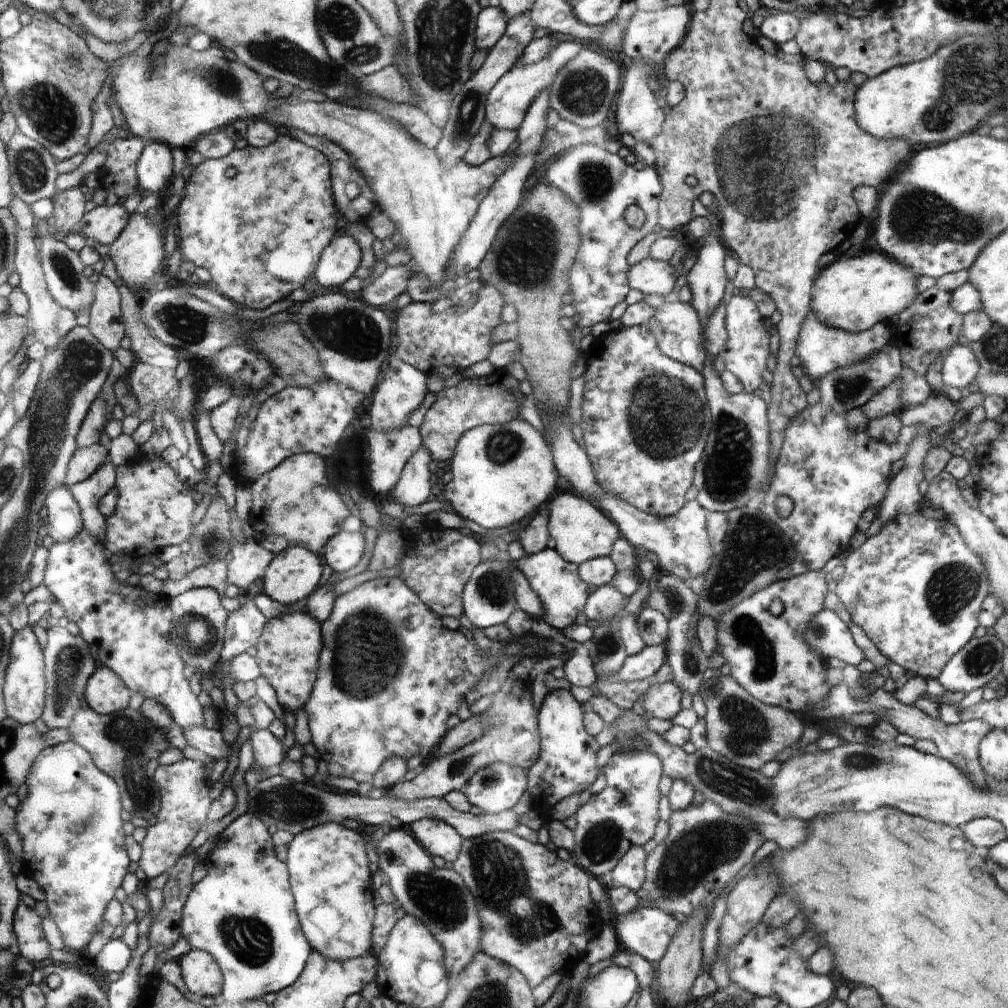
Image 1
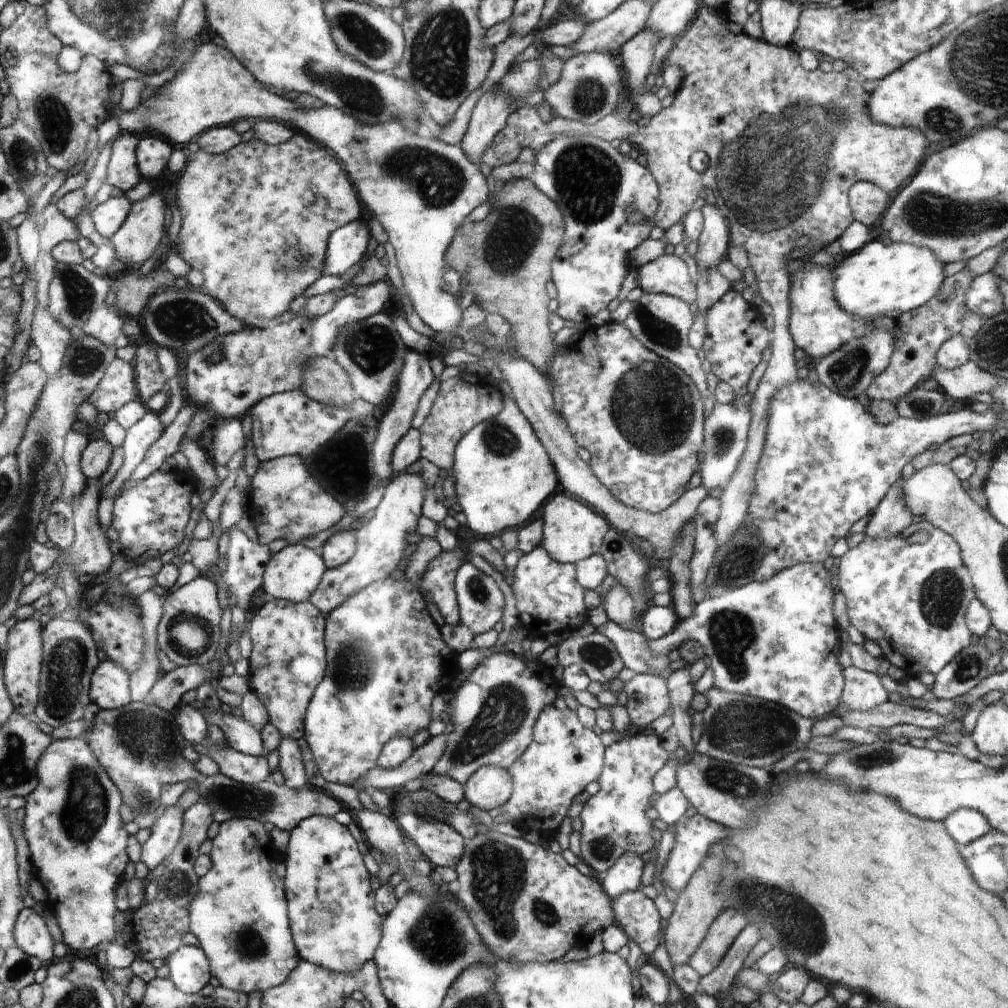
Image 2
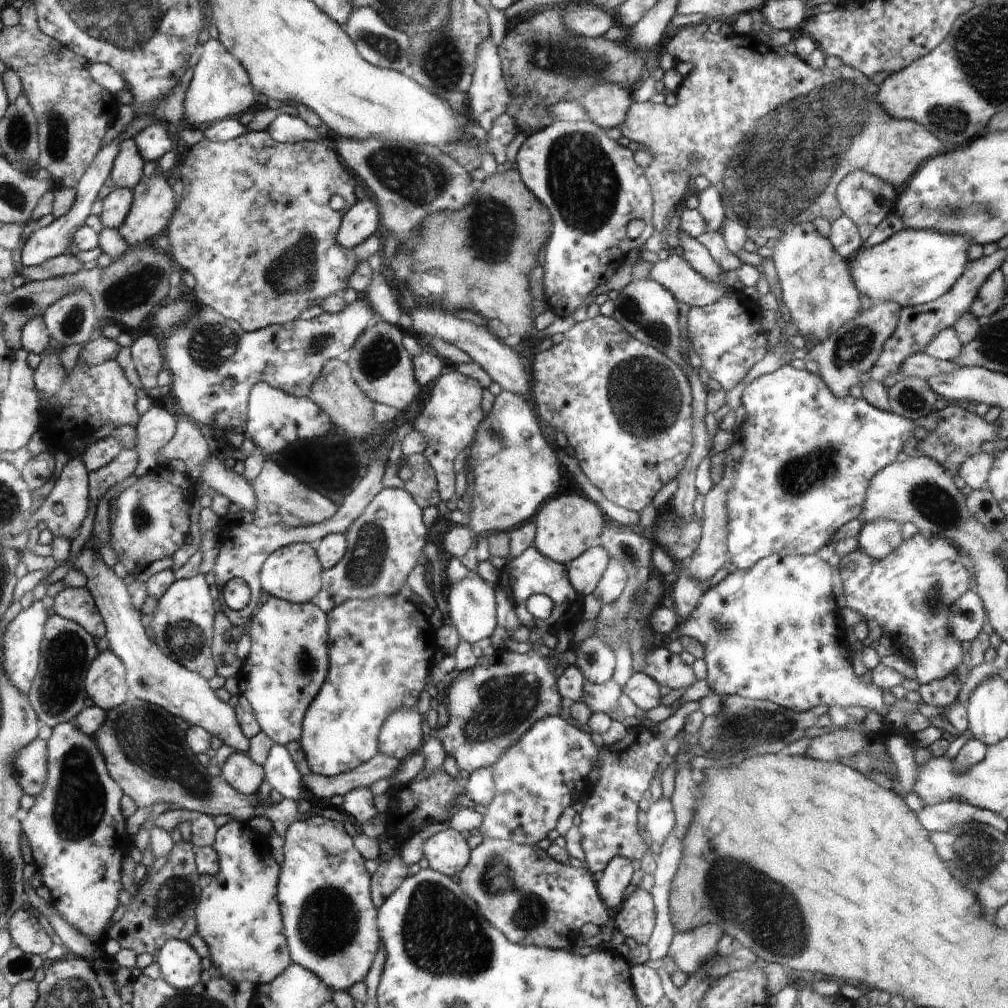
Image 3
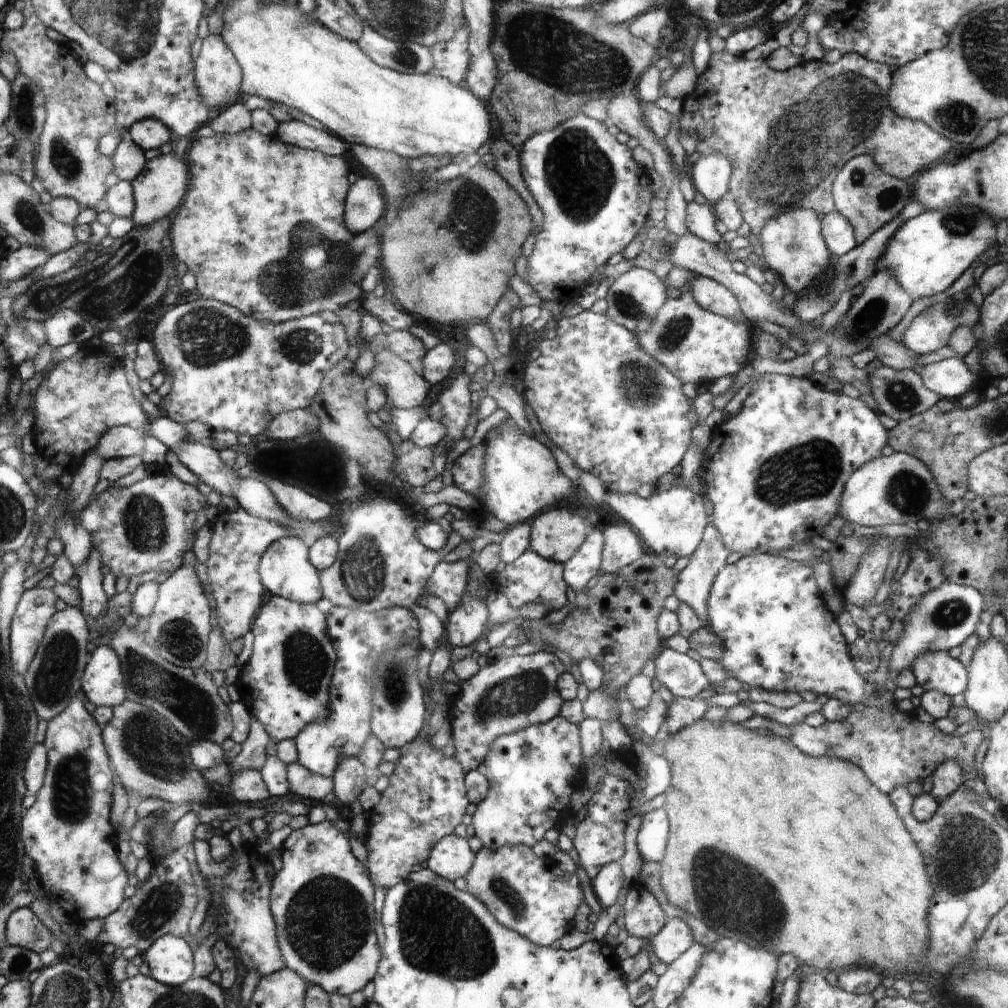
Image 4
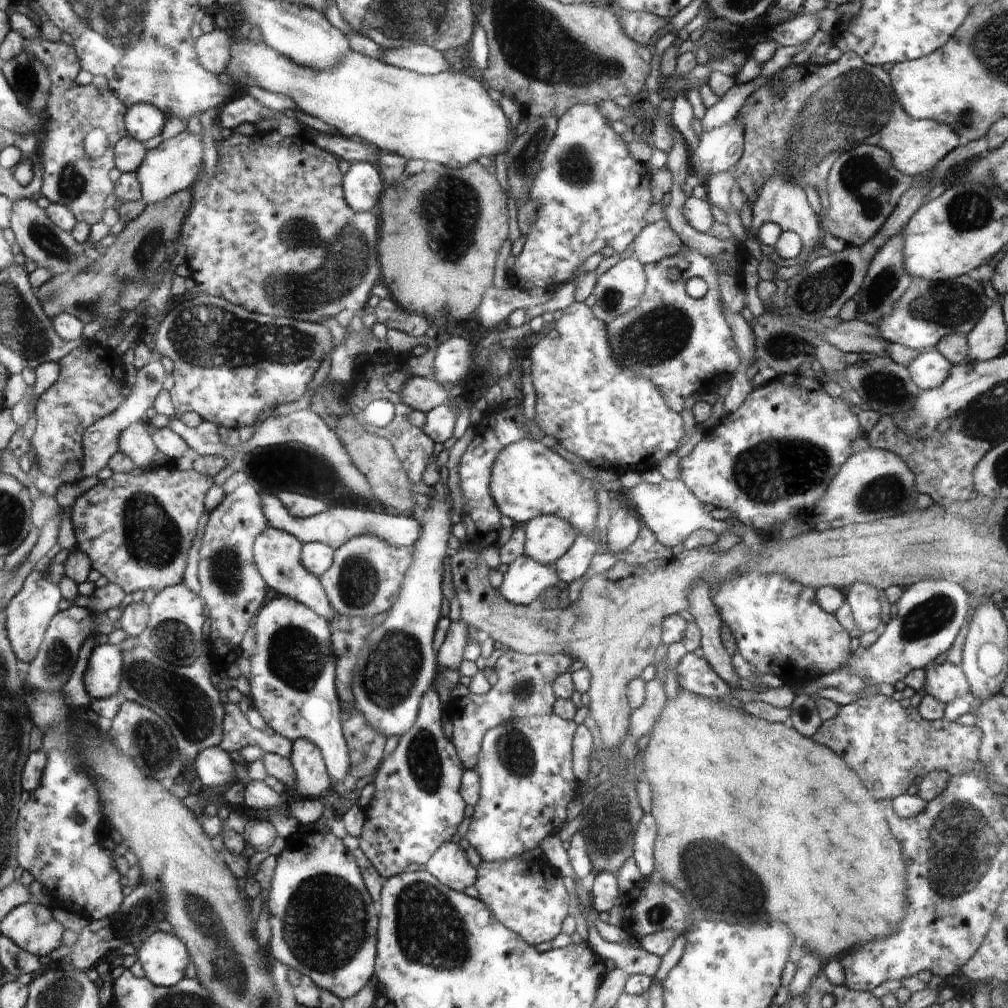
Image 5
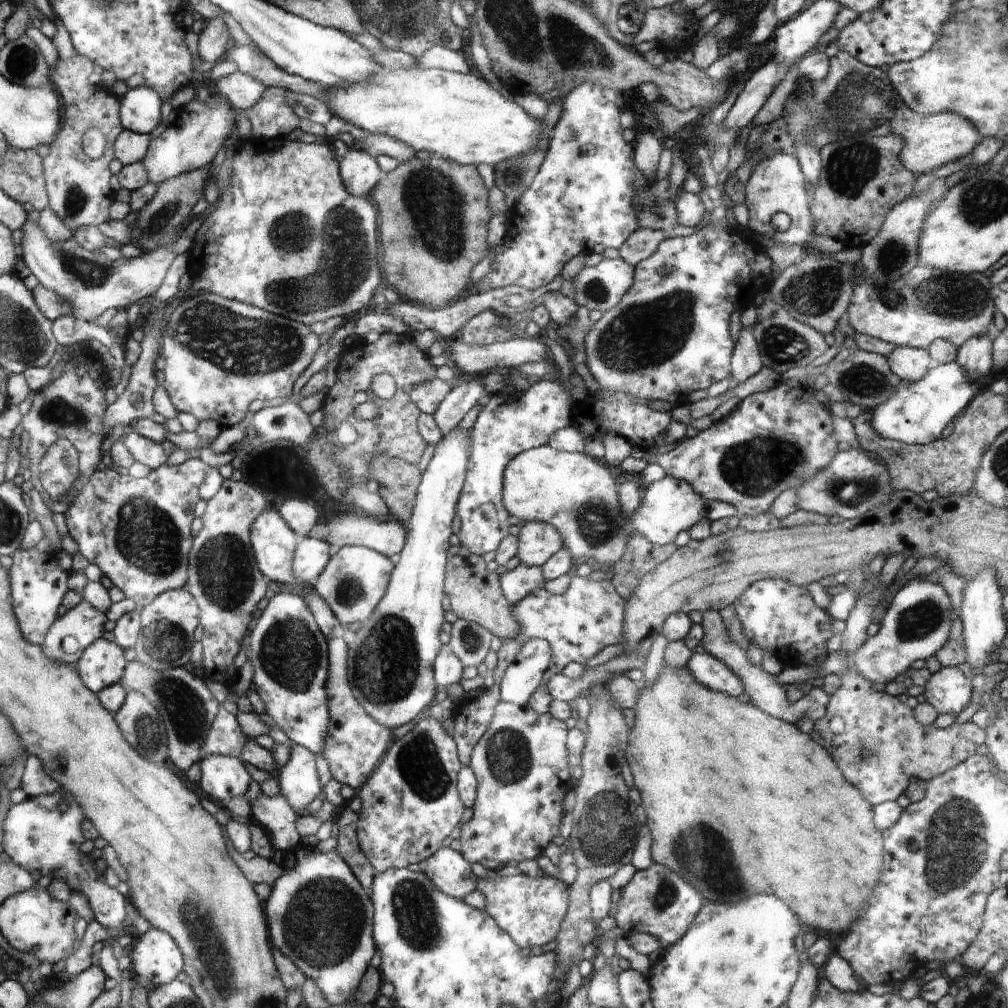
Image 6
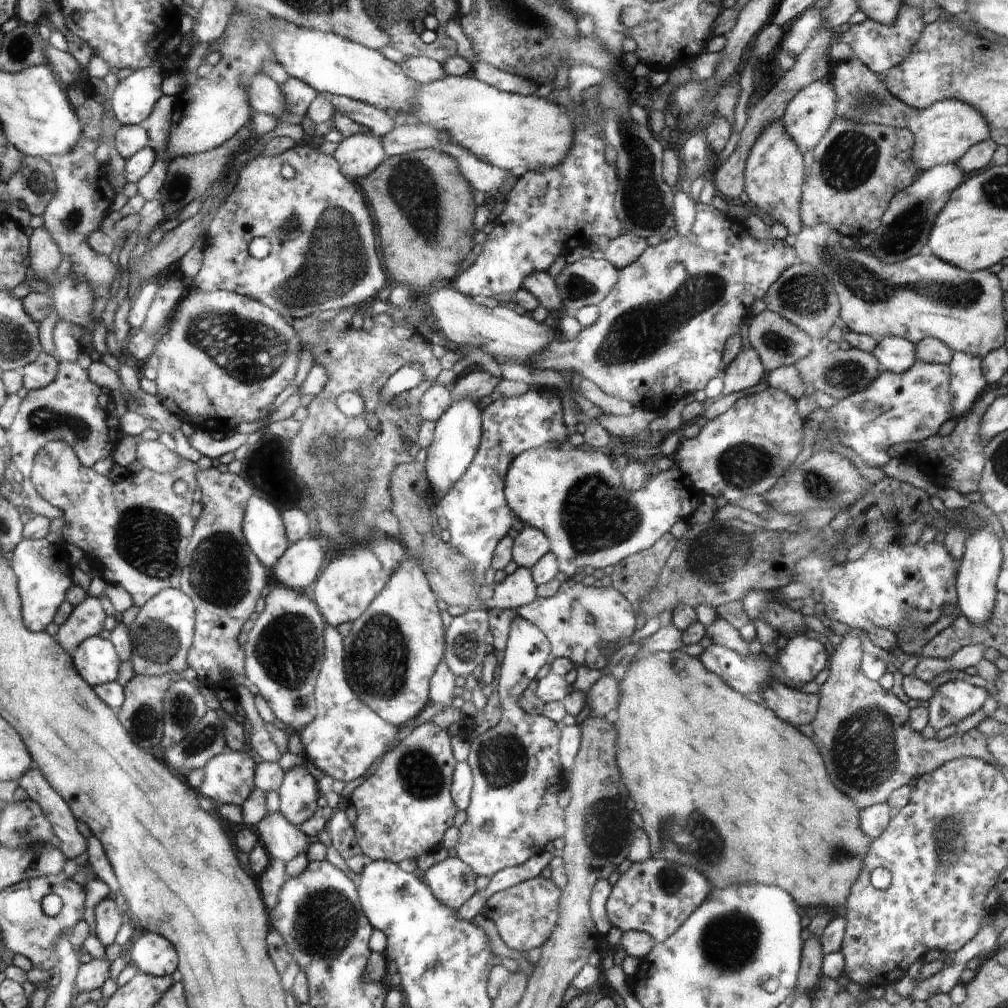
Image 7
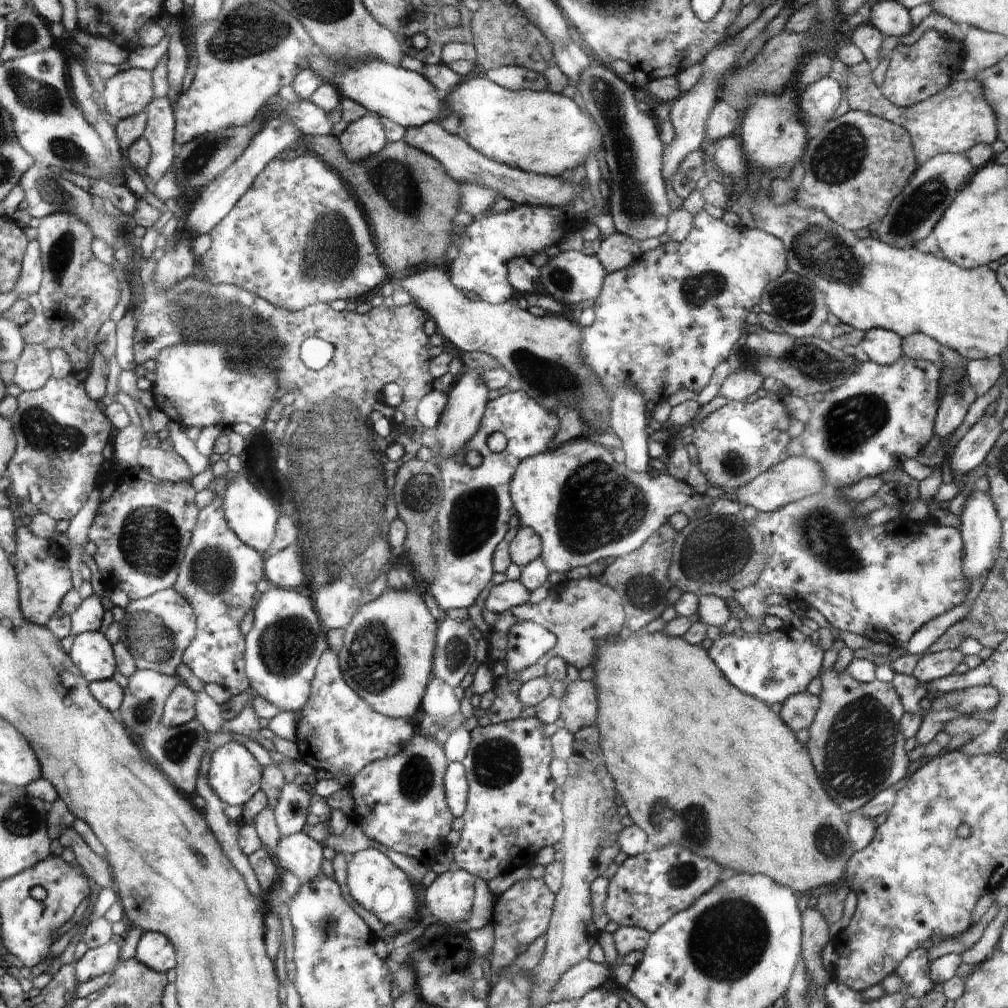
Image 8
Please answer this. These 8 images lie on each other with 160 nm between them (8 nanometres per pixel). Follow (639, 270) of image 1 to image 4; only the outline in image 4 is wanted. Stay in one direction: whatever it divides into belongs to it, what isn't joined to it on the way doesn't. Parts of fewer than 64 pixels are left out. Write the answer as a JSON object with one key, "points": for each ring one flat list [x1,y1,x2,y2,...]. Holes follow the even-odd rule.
{"points":[[696,275,691,280,690,288,700,306,714,314,725,317,742,315,739,300,736,300,728,288,714,279]]}

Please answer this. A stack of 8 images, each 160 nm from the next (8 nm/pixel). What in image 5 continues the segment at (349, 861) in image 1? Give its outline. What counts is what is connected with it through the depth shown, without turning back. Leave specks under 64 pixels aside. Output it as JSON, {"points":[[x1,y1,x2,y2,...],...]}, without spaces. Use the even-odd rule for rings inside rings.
{"points":[[297,830,286,838,284,848,277,854,268,900,272,956,342,1000,366,986,376,965,380,903,372,902,356,861,333,833]]}

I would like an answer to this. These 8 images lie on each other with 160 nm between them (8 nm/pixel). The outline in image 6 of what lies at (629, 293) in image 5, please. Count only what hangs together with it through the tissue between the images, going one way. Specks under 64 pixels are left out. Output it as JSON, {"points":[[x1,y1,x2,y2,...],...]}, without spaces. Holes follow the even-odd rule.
{"points":[[603,259,596,266,584,265,580,273,571,281,564,281,564,287,574,285,574,298,578,306,588,310,596,309,601,313,606,312,619,304,635,284,635,266,624,259]]}

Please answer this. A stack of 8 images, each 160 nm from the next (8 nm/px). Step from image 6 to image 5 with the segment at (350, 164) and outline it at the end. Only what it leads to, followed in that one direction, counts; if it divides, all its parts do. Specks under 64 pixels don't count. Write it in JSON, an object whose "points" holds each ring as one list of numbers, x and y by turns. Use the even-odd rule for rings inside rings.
{"points":[[352,163,343,185,348,204,360,212,372,212,384,188,379,170,371,163]]}

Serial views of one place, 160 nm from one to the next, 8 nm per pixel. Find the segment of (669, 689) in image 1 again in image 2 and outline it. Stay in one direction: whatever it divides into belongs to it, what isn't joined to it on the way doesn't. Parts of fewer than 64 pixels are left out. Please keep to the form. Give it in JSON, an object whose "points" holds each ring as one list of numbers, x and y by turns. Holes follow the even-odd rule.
{"points":[[637,673,630,681,620,684,622,703,630,716,631,724,640,730,647,730,649,724,662,716,671,706,670,692,667,680,658,675]]}

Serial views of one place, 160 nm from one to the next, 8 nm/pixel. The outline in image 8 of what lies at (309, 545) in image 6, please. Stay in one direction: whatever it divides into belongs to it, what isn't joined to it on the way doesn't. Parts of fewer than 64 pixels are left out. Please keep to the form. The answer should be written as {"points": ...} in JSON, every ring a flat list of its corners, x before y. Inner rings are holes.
{"points":[[288,546,268,556,265,579,282,588,300,588,306,582,304,560,298,546]]}

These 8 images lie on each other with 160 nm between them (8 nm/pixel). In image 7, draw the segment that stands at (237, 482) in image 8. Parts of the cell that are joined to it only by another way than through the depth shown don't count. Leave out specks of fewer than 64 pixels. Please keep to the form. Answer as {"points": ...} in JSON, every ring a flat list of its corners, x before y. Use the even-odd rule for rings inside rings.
{"points":[[253,494,248,499,243,518,243,535,248,546,264,567,274,570,279,558,290,548,282,512]]}

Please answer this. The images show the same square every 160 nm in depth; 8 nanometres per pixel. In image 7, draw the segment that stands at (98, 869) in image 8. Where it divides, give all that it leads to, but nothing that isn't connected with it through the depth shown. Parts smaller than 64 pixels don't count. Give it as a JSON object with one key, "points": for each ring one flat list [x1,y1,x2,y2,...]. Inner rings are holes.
{"points":[[32,770,24,782,20,780,22,787,30,799,35,800,42,807,47,818,52,822,52,830,55,836,62,842,62,852,72,858,86,850,86,840,76,828,76,820,68,808,68,804,58,796,58,792,44,780,40,770],[72,840,74,840,74,852,72,852]]}

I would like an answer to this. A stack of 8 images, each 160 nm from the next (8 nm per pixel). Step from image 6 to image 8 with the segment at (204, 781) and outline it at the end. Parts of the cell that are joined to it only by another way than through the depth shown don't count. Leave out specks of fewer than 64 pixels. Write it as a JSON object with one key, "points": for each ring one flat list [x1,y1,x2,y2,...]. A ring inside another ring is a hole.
{"points":[[238,742,212,752,208,784,224,805,243,806,262,788,262,768]]}

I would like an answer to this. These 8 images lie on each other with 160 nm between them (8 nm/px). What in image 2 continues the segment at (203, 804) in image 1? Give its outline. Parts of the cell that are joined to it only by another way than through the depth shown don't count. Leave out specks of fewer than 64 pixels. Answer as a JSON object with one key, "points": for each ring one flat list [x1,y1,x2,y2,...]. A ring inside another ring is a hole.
{"points":[[178,800,175,804,168,805,151,826,150,837,141,844,141,861,150,872,158,864,165,863,173,853,182,834,186,809]]}

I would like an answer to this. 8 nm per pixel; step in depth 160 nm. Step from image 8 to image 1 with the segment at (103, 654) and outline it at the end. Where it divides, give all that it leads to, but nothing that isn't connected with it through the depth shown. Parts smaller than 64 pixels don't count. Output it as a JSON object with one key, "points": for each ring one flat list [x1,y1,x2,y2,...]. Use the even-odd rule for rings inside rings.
{"points":[[98,666,87,680,83,703,101,715,118,713,128,706,130,690,123,679,108,667]]}

